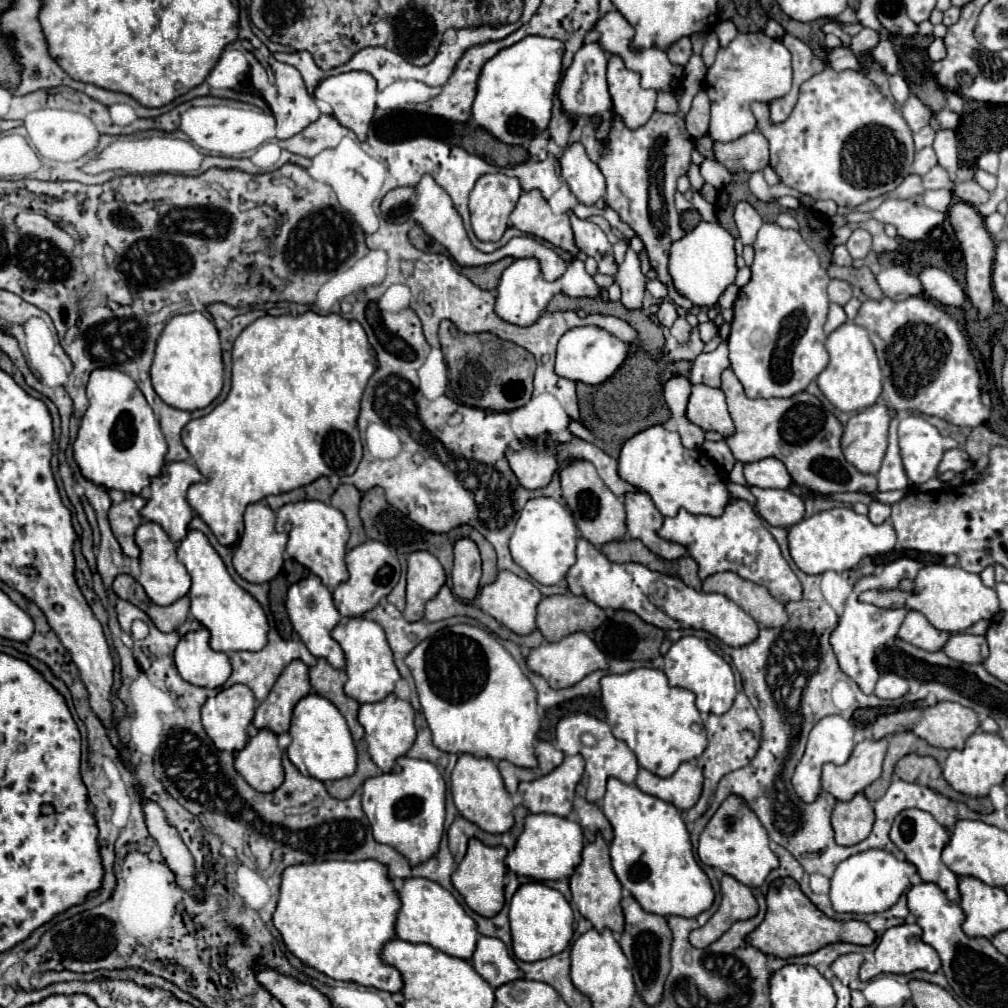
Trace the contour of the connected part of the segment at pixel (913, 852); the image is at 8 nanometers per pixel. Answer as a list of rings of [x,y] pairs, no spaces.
[[[907,808],[907,810],[901,810],[897,816],[895,816],[895,822],[891,826],[891,832],[889,832],[889,838],[891,842],[903,850],[907,854],[907,860],[917,868],[917,874],[921,876],[923,882],[933,882],[937,884],[945,896],[949,896],[949,900],[953,900],[955,904],[959,902],[959,880],[957,876],[941,862],[941,852],[945,848],[945,844],[949,842],[949,834],[947,830],[937,824],[937,820],[933,820],[933,816],[925,810],[917,810],[917,808]]]

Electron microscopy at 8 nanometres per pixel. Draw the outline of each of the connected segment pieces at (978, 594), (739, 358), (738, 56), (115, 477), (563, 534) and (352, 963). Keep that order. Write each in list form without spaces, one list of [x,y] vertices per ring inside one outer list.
[[[944,562],[925,565],[925,568],[919,570],[913,584],[905,580],[905,584],[897,588],[897,592],[885,592],[885,596],[877,596],[877,592],[863,592],[861,600],[881,604],[881,608],[885,608],[885,604],[905,604],[905,608],[909,610],[917,608],[935,628],[941,628],[945,632],[963,632],[979,620],[991,620],[999,612],[997,592],[985,586],[979,574],[967,572],[959,566],[947,566]]]
[[[763,224],[753,242],[755,258],[751,264],[751,280],[739,290],[733,304],[733,322],[729,334],[729,362],[749,398],[787,398],[803,392],[827,366],[823,324],[827,320],[827,270],[821,268],[819,256],[807,246],[797,230],[785,230],[777,224]]]
[[[763,32],[757,34],[737,34],[725,48],[717,52],[715,64],[707,70],[705,90],[711,100],[711,126],[709,136],[715,142],[729,142],[737,140],[743,134],[755,128],[755,118],[751,112],[751,102],[773,102],[777,96],[785,96],[791,88],[791,54],[777,38],[769,38]]]
[[[95,368],[87,384],[89,408],[73,444],[81,474],[109,490],[139,494],[165,464],[167,444],[151,406],[135,380],[113,368]]]
[[[531,498],[517,520],[509,548],[513,560],[525,568],[533,580],[543,586],[553,586],[559,584],[575,564],[577,538],[575,520],[563,504],[553,498]]]
[[[361,860],[361,862],[313,862],[313,864],[297,864],[289,866],[283,872],[281,894],[277,902],[277,910],[273,922],[281,932],[287,948],[305,964],[313,966],[315,970],[335,978],[335,980],[349,980],[361,986],[387,990],[387,992],[401,992],[403,978],[395,966],[383,962],[381,952],[383,946],[397,938],[395,922],[401,908],[401,900],[393,882],[387,874],[387,866],[377,860]]]

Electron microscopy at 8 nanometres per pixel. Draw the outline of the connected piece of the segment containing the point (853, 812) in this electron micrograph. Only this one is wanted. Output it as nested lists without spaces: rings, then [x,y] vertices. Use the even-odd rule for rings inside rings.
[[[859,792],[849,802],[837,802],[831,814],[835,842],[839,846],[853,846],[865,840],[873,828],[875,812],[871,802]]]

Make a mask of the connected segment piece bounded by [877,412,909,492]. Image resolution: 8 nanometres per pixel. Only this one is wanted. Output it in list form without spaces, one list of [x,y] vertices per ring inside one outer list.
[[[891,412],[893,420],[891,420],[891,428],[889,428],[889,448],[887,454],[883,458],[883,466],[877,472],[877,480],[879,480],[879,490],[887,492],[887,490],[905,490],[909,488],[909,478],[905,474],[903,462],[901,462],[901,454],[899,454],[899,444],[897,444],[897,424],[899,418]]]

